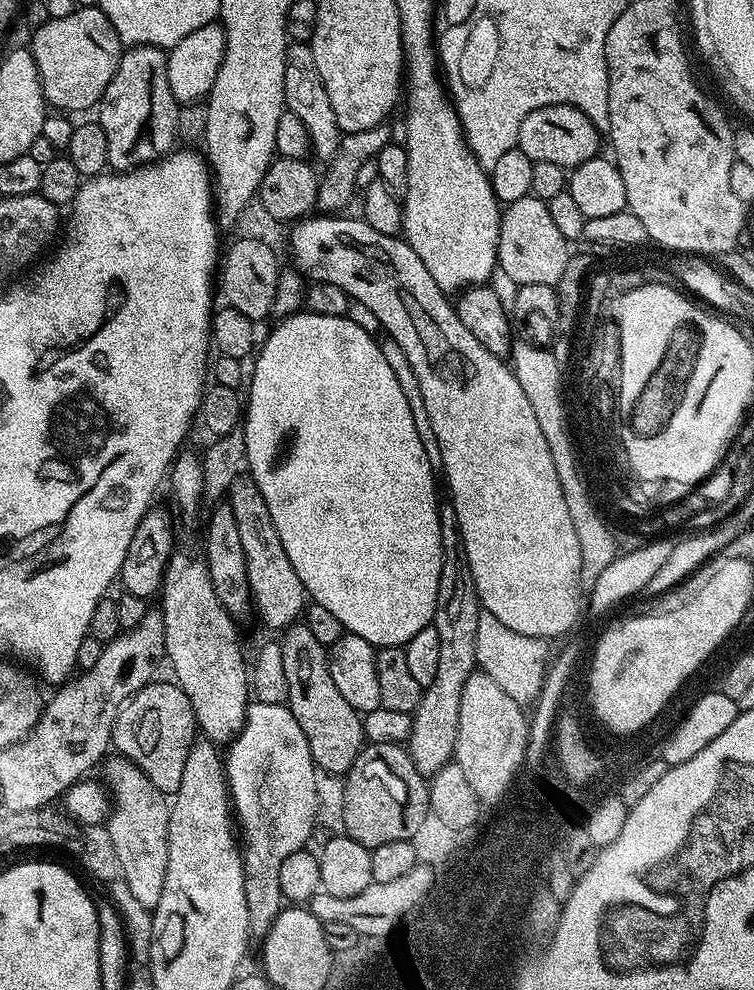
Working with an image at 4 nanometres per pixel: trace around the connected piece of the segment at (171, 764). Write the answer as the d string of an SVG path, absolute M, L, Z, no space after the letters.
M153 682L138 690L121 705L113 724L111 747L146 774L157 790L163 794L175 794L182 782L182 770L186 770L186 754L190 754L190 746L197 739L196 715L190 706L190 698L186 698L184 691L175 682Z

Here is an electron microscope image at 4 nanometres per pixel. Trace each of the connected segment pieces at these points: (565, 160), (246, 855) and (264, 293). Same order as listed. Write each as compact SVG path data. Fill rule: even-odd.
M555 104L554 106L542 106L538 110L526 114L526 118L522 118L522 126L518 130L516 143L520 151L526 153L533 161L555 162L557 166L571 170L577 168L582 162L593 160L598 155L601 151L600 136L602 136L601 129L596 128L594 122L590 122L590 118L586 118L586 114L582 114L582 110L569 104Z
M259 699L249 703L242 730L227 745L224 772L228 776L230 804L242 833L248 934L253 941L260 942L272 925L274 917L286 904L278 882L282 862L286 862L290 854L301 851L307 845L304 843L312 836L312 827L316 824L316 807L320 804L320 796L316 793L318 769L312 757L310 742L306 742L306 734L302 734L302 726L298 726L298 718L294 718L287 703L275 704Z
M244 236L236 240L223 253L218 268L218 288L224 291L223 303L227 307L239 310L254 322L269 319L274 306L274 294L278 290L278 278L282 271L276 252L264 240L256 236Z

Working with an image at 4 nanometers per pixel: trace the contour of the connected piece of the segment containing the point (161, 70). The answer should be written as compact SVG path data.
M137 44L129 47L120 57L120 65L110 78L110 86L102 94L98 105L98 123L106 130L106 150L108 151L108 168L117 172L130 172L133 168L143 168L145 164L154 164L157 160L173 151L177 143L176 127L181 105L176 103L170 90L170 78L166 78L168 58L163 48L149 44Z

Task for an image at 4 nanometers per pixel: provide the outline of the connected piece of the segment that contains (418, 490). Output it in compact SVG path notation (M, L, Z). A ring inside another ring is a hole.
M307 310L283 317L277 324L280 325L265 340L263 337L254 356L256 365L250 368L250 379L246 384L248 396L246 392L242 431L246 442L247 471L258 490L262 490L262 498L266 498L270 518L274 518L274 526L278 529L278 538L282 538L282 546L286 546L286 554L294 570L298 570L298 578L302 578L305 593L315 603L326 606L326 610L330 610L330 614L334 614L334 618L338 618L338 622L342 622L351 635L366 638L366 642L380 648L403 646L410 638L414 638L414 634L418 634L418 630L433 623L435 603L438 601L438 582L443 560L440 504L436 500L438 476L431 472L425 447L418 438L414 417L410 414L409 403L386 362L381 341L375 335L367 333L348 316L323 316Z

